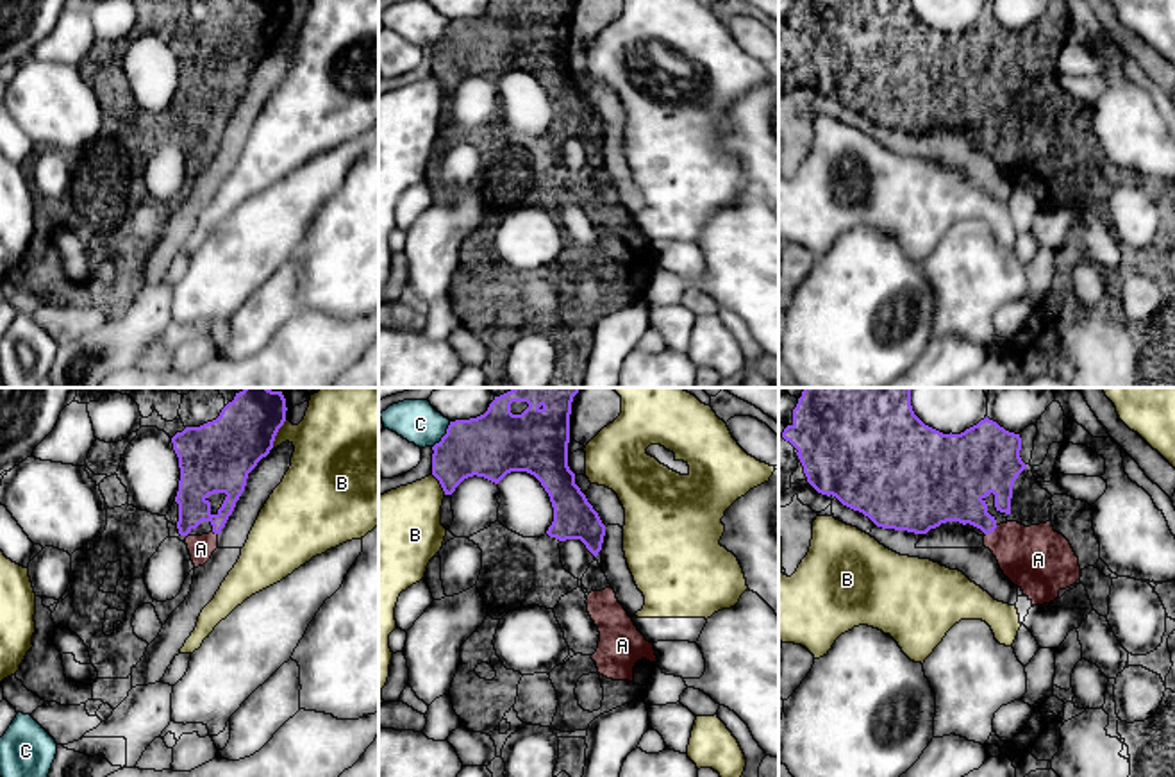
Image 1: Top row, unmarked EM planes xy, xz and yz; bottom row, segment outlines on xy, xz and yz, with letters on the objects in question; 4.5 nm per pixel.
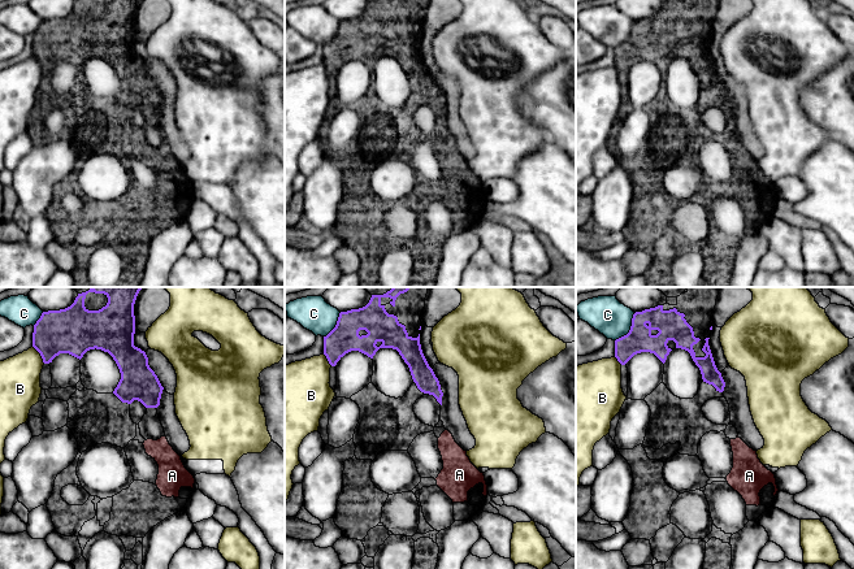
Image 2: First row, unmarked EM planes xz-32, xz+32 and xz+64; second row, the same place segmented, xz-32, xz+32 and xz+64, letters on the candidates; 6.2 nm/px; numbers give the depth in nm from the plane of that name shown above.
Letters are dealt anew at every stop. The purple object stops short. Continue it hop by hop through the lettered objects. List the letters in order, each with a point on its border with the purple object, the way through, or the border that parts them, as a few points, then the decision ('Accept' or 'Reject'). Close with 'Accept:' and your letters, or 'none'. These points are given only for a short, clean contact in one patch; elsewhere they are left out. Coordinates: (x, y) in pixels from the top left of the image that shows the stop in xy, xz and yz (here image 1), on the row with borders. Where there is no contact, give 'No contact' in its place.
A: Touches purple at yz (991, 531). Path across: yz (952, 492), (991, 531), (1000, 540), (1038, 559). Accept
B: Touches purple at xy (275, 434). Reject
C: Touches purple at xz (445, 434). Reject
Accept: A

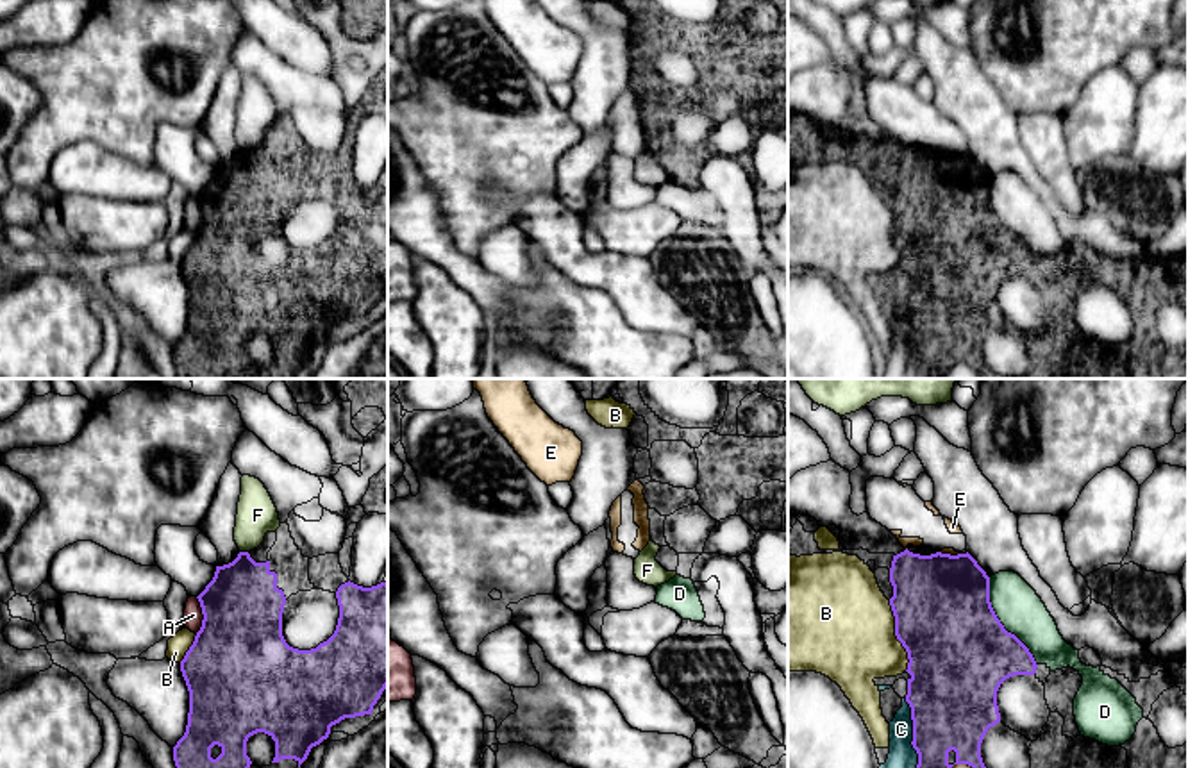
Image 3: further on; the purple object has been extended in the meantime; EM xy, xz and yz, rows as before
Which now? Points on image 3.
A: Touches purple at xy (202, 613). Boundary: xy (195, 597), (202, 615), (202, 626), (197, 633). Reject
B: Touches purple at yz (895, 634). Reject
C: Touches purple at yz (913, 733). Reject
D: Touches purple at yz (999, 622). Reject
E: Touches purple at yz (953, 556). Reject
F: Touches purple at xy (243, 552). Boundary: xy (240, 550), (247, 552). Reject
Accept: none

